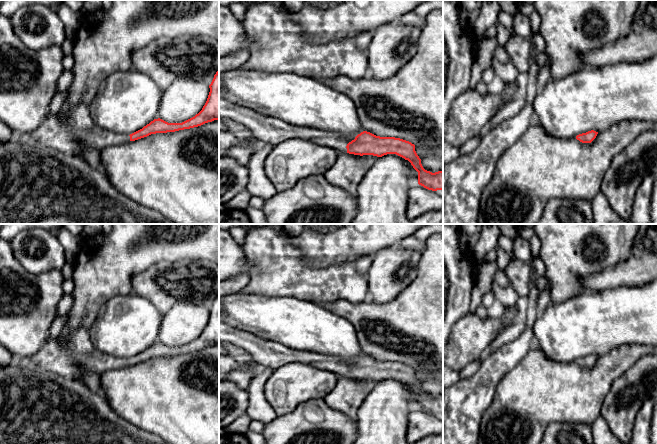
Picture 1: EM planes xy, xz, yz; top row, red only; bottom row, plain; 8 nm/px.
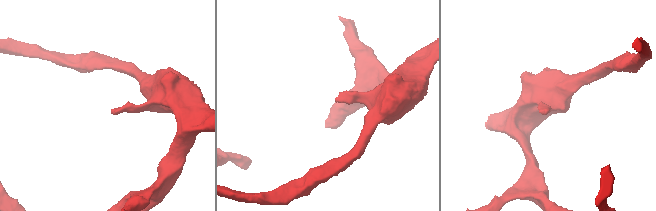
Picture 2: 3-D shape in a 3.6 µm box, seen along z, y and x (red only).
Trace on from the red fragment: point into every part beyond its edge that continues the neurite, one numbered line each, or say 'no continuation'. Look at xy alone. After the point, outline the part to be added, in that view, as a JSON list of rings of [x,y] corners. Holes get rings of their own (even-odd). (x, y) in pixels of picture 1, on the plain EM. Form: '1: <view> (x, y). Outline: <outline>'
1: xy (72, 357). Outline: [[[83,326],[72,331],[70,336],[65,340],[57,337],[47,341],[36,354],[30,357],[30,360],[33,365],[43,370],[72,379],[80,378],[85,372],[102,374],[110,369],[130,366],[129,359],[110,356],[97,350],[90,340],[89,331]]]

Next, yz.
no continuation

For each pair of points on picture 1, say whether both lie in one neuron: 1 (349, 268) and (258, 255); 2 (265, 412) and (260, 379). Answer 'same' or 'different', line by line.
1: same
2: same

